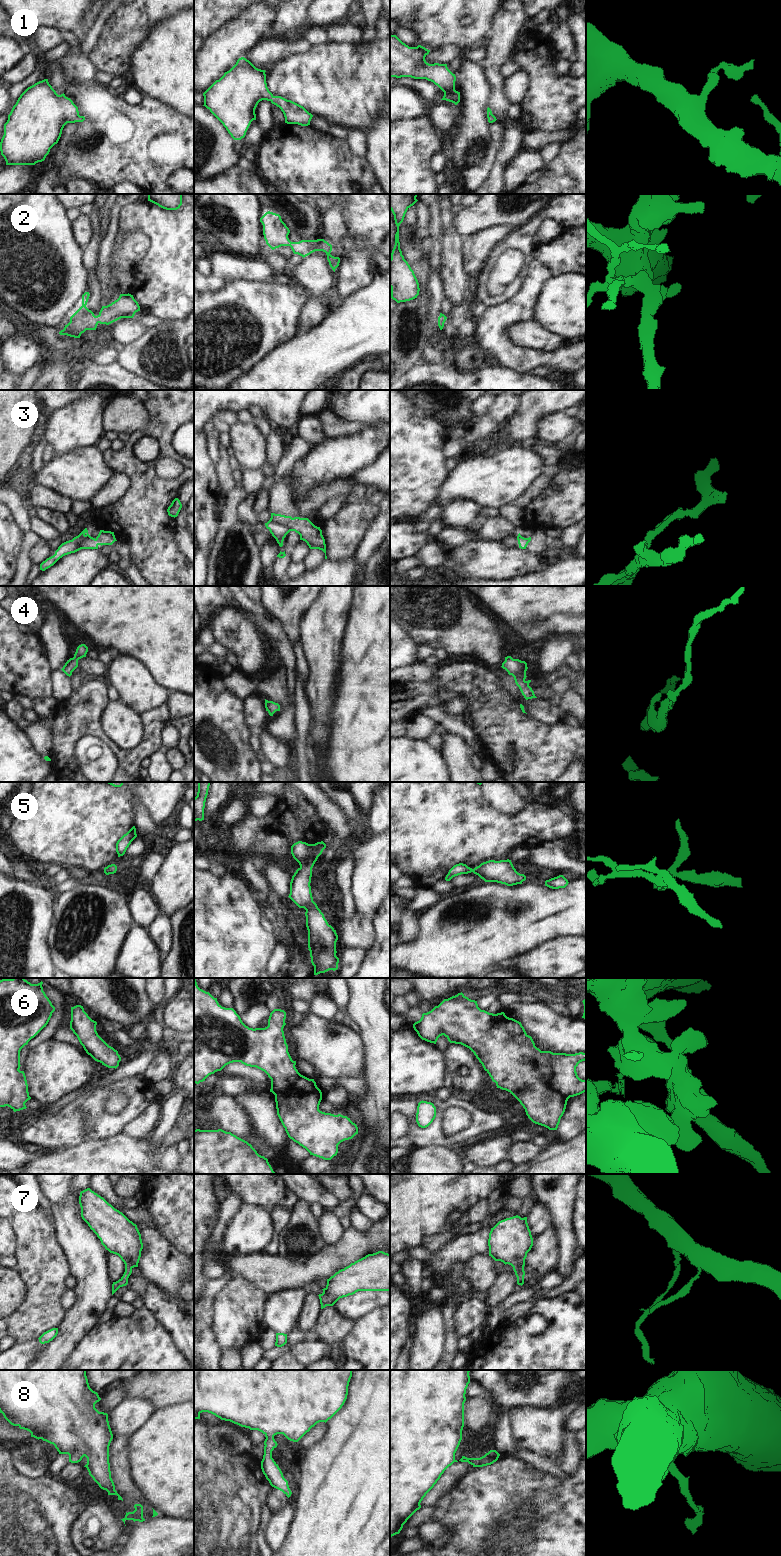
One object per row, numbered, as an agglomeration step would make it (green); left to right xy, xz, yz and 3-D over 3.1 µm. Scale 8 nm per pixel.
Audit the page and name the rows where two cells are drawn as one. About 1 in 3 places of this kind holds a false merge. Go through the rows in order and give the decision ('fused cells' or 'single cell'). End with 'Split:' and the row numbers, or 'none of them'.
1: single cell
2: single cell
3: single cell
4: single cell
5: single cell
6: single cell
7: single cell
8: single cell
Split: none of them

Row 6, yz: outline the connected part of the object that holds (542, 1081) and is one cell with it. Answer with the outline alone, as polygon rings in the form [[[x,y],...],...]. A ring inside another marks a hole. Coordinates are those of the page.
[[[462,992],[423,1013],[413,1028],[427,1042],[436,1044],[438,1038],[444,1035],[450,1043],[469,1048],[497,1088],[510,1092],[533,1123],[549,1130],[557,1130],[568,1099],[586,1092],[586,1080],[580,1079],[576,1072],[578,1064],[586,1060],[586,1053],[541,1051],[521,1022],[507,1017],[504,1012],[493,1014],[481,1010],[477,1001]]]

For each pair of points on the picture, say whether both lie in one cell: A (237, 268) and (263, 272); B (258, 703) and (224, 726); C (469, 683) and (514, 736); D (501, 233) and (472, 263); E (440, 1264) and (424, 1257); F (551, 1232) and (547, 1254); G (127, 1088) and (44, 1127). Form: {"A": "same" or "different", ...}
{"A": "same", "B": "different", "C": "same", "D": "same", "E": "same", "F": "same", "G": "same"}

